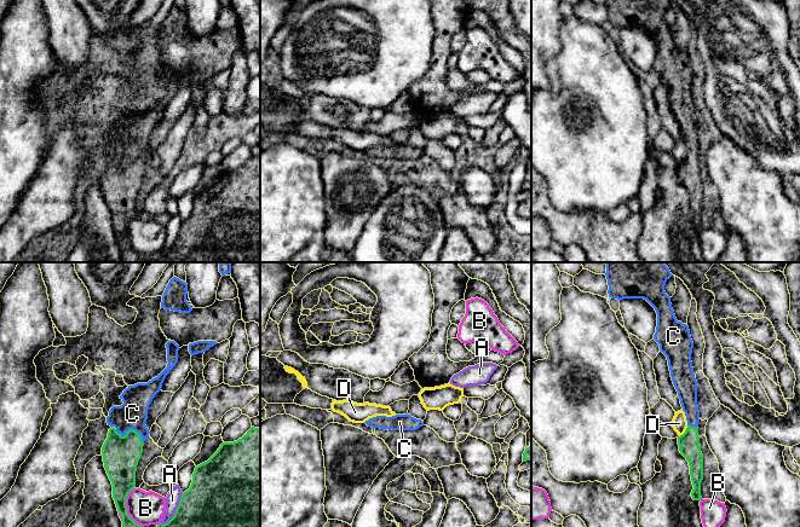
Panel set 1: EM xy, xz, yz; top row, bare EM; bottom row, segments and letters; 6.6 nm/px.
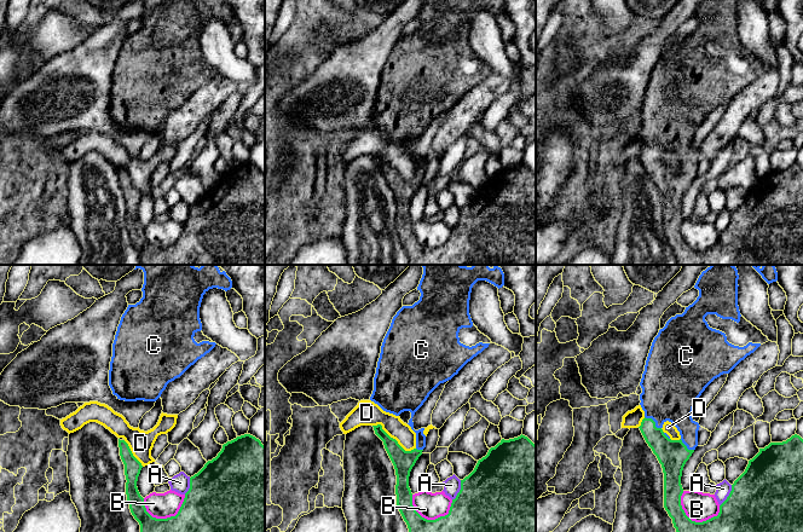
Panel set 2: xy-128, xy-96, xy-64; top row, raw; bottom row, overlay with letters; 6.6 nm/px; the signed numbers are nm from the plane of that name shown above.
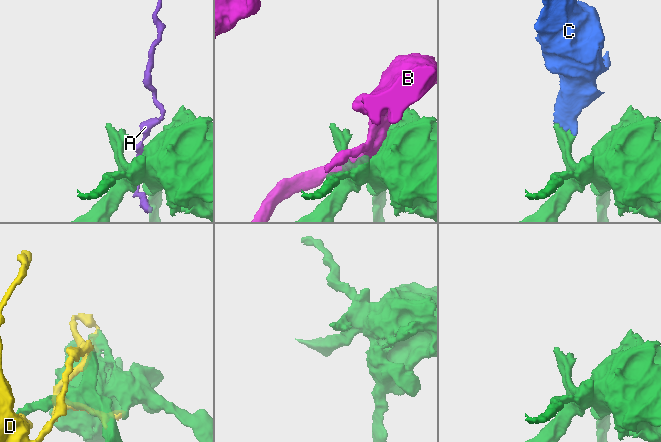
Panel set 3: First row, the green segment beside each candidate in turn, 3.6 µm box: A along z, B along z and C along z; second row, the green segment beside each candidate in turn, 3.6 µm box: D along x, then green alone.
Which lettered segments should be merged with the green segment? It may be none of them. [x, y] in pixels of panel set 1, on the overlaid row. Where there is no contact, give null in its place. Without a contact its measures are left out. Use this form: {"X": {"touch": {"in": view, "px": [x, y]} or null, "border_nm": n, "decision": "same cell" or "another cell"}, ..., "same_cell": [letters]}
{"A": {"touch": {"in": "xy", "px": [176, 510]}, "border_nm": 260, "decision": "another cell"}, "B": {"touch": {"in": "xy", "px": [126, 509]}, "border_nm": 260, "decision": "another cell"}, "C": {"touch": {"in": "xy", "px": [132, 429]}, "border_nm": 220, "decision": "same cell"}, "D": {"touch": {"in": "yz", "px": [685, 432]}, "border_nm": 100, "decision": "another cell"}, "same_cell": ["C"]}

